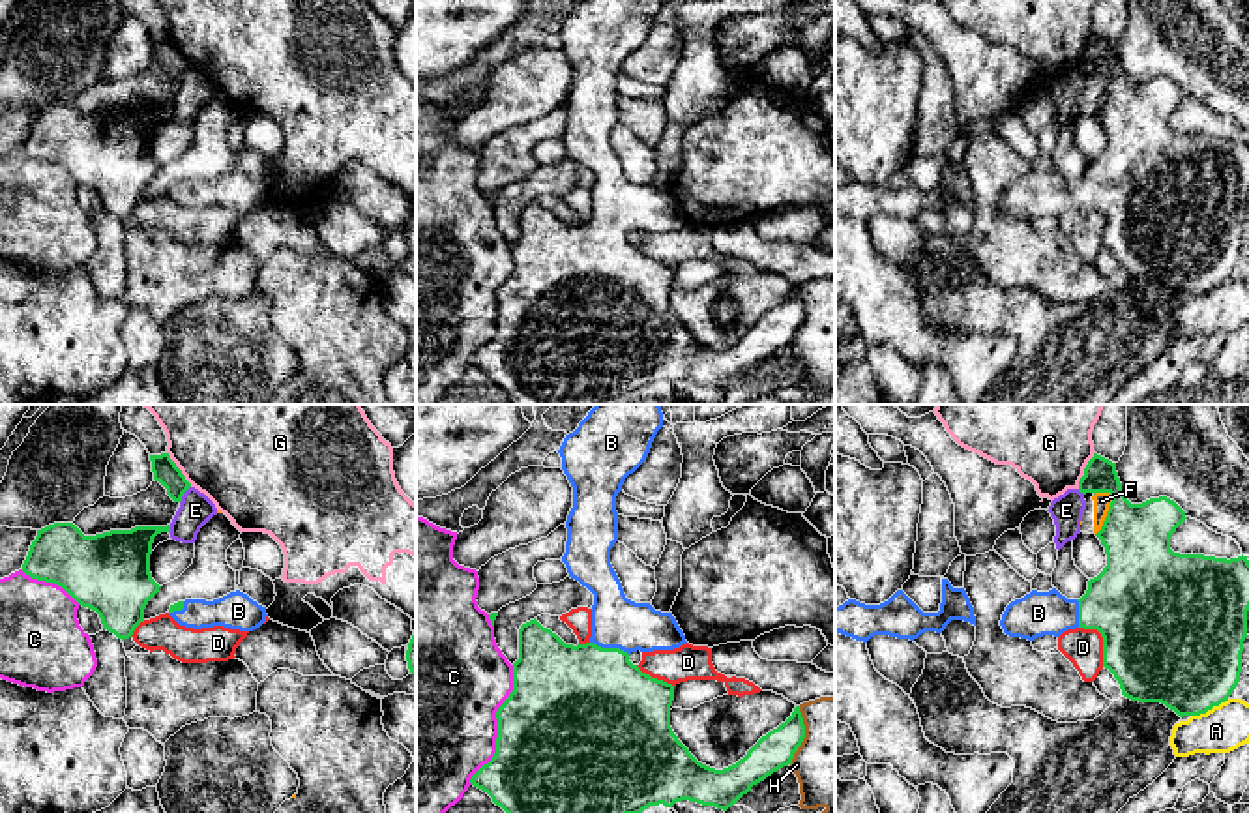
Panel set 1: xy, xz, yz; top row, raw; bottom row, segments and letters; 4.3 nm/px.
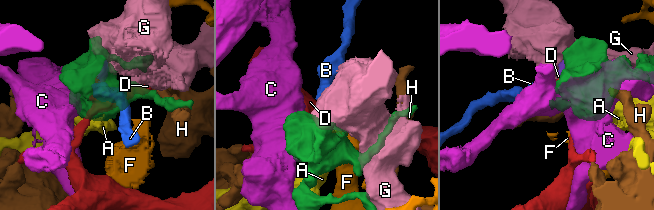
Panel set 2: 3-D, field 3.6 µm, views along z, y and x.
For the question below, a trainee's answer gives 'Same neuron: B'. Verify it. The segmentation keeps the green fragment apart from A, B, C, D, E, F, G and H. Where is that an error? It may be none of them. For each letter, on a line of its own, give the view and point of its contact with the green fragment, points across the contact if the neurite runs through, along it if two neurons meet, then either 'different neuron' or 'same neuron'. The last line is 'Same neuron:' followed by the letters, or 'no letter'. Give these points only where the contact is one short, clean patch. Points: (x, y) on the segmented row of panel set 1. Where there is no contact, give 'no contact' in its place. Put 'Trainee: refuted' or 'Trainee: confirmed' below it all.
A: yz (1210, 709) | different neuron
B: xz (609, 649) | across xz (588, 703), (609, 649), (617, 622) | same neuron
C: xz (499, 725) | different neuron
D: yz (1103, 639) | different neuron
E: xy (182, 495) | along xy (190, 486), (180, 502) | different neuron
F: yz (1107, 514) | along yz (1109, 491), (1111, 504), (1096, 534) | different neuron
G: yz (1085, 471) | different neuron
H: xz (804, 737) | different neuron
Same neuron: B
Trainee: confirmed

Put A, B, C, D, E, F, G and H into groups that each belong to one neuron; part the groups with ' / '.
A / B / C / D E / F / G / H

